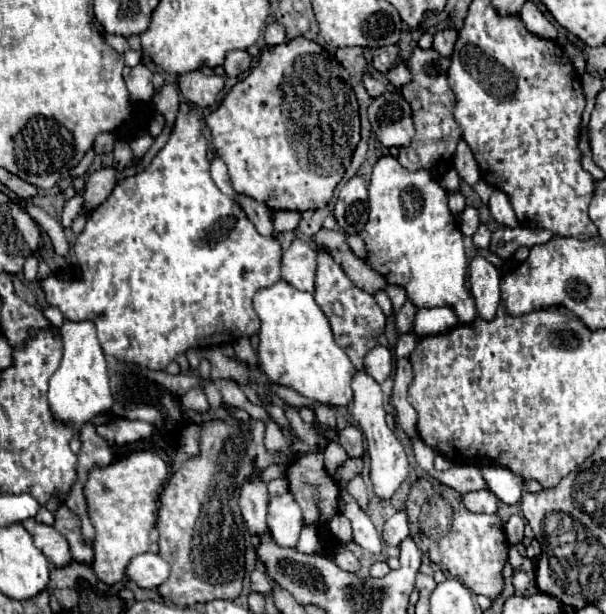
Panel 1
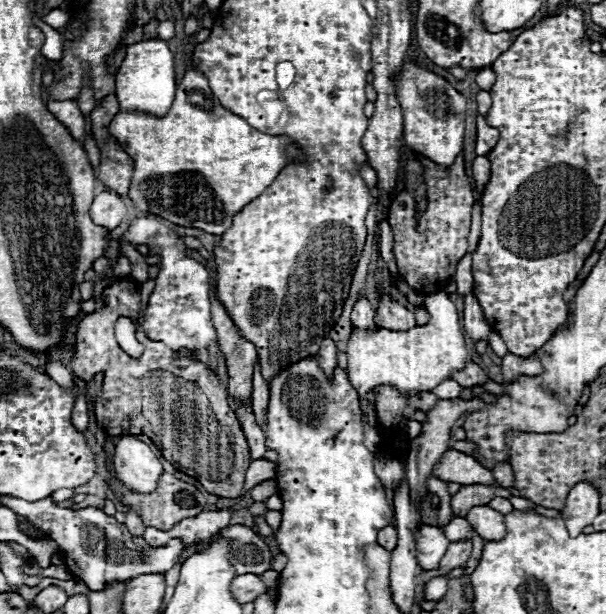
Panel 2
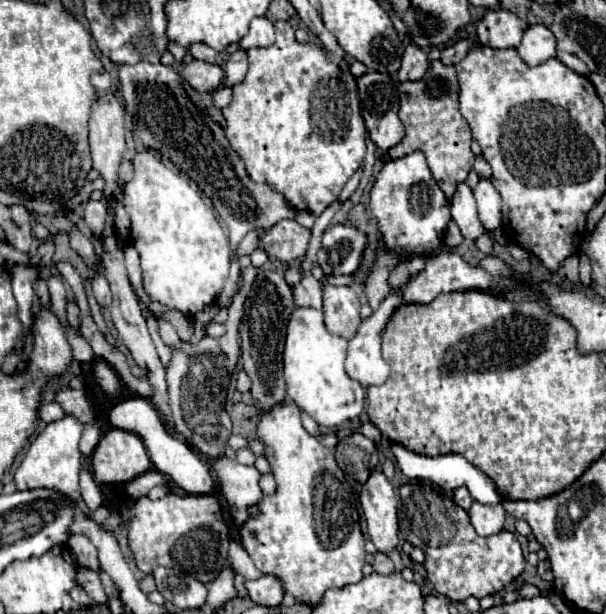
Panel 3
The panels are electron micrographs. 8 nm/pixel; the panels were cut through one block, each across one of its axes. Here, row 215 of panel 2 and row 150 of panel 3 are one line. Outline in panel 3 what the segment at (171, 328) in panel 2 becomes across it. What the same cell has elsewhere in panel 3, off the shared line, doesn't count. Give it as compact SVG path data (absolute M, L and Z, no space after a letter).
M144 150L134 158L134 178L124 184L124 204L128 204L128 214L132 220L130 240L140 254L144 290L150 294L150 298L182 310L188 316L194 316L208 304L216 304L230 270L230 248L228 236L222 230L214 208L204 202L198 186L176 166L164 162L156 150Z

